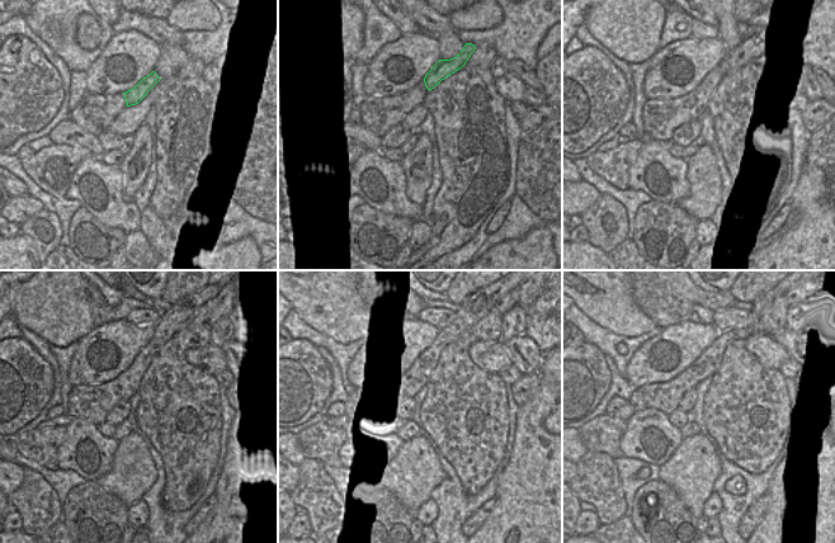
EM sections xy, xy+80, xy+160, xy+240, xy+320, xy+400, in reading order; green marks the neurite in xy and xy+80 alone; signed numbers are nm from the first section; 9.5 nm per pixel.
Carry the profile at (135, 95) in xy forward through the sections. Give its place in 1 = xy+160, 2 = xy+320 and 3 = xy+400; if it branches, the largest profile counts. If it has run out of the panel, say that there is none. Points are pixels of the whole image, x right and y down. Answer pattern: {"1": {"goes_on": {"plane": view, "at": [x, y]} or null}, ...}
{"1": {"goes_on": {"plane": "xy+160", "at": [749, 48]}}, "2": {"goes_on": {"plane": "xy+320", "at": [510, 300]}}, "3": {"goes_on": {"plane": "xy+400", "at": [795, 296]}}}

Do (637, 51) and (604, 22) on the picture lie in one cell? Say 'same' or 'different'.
same

